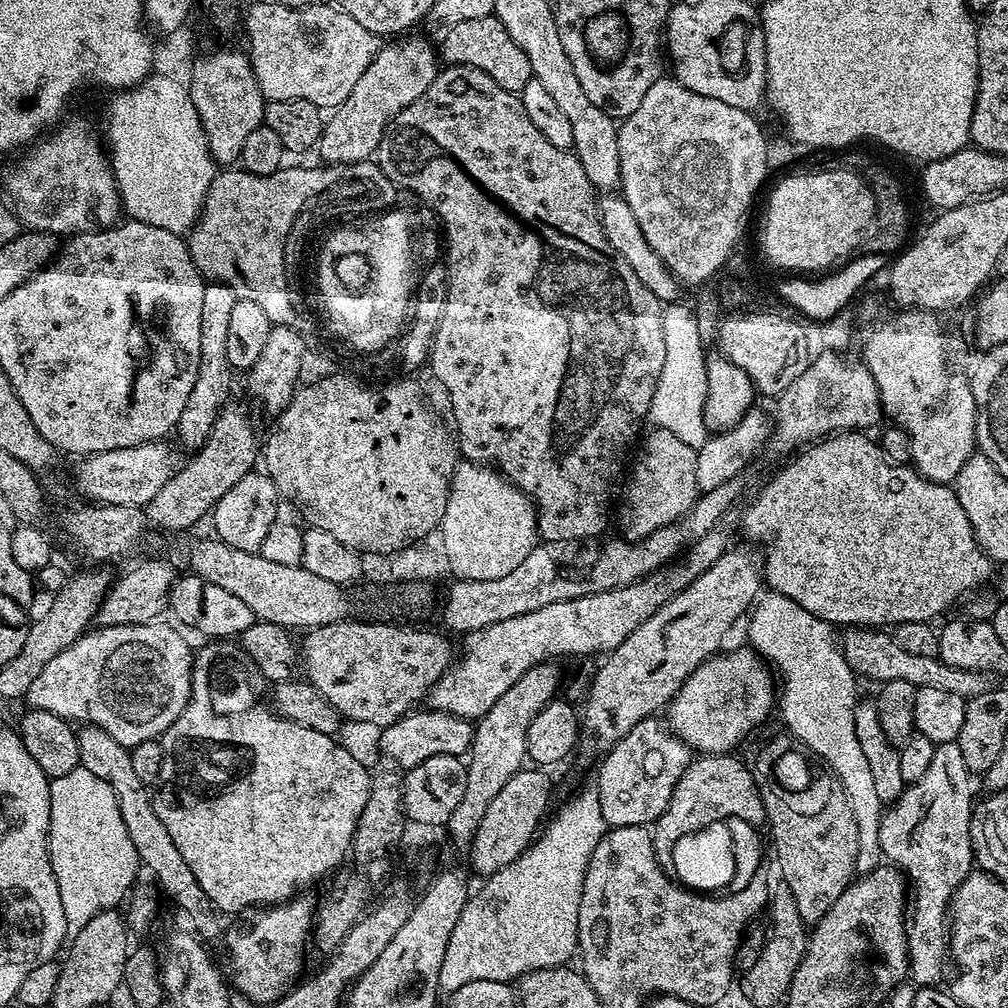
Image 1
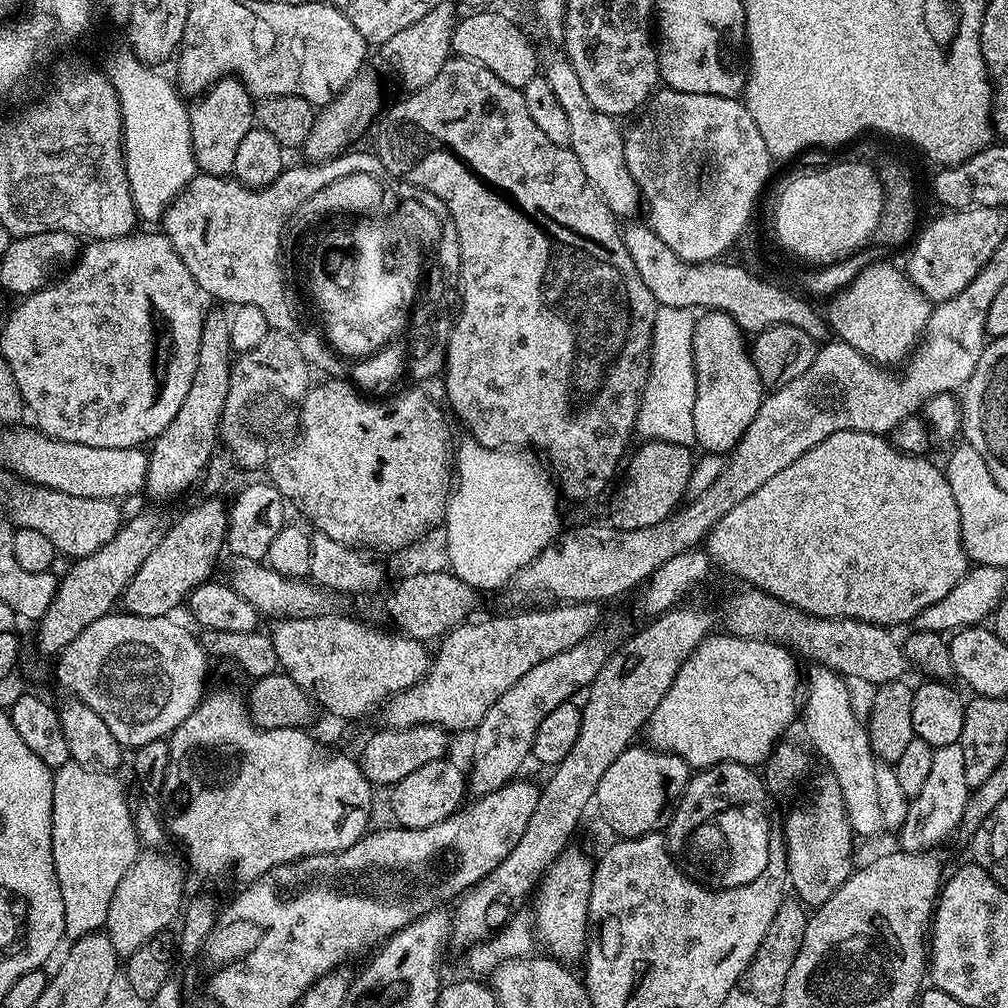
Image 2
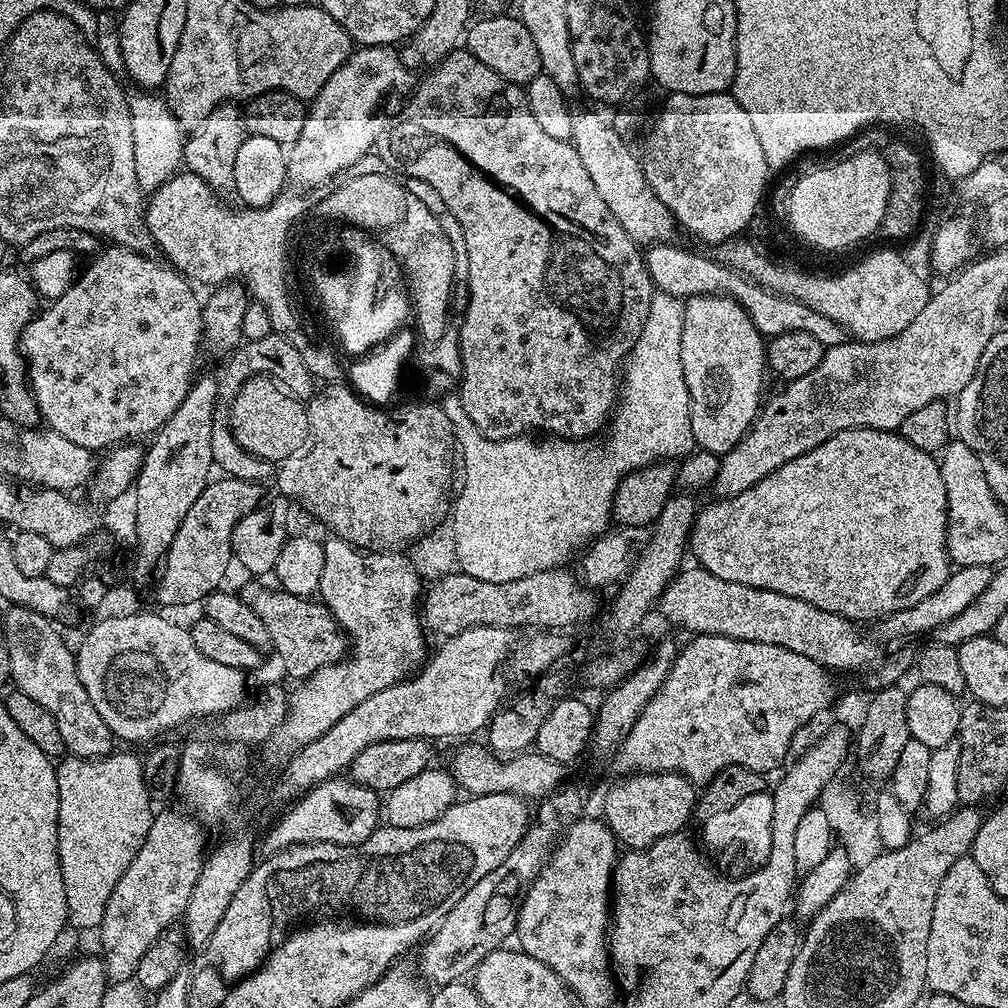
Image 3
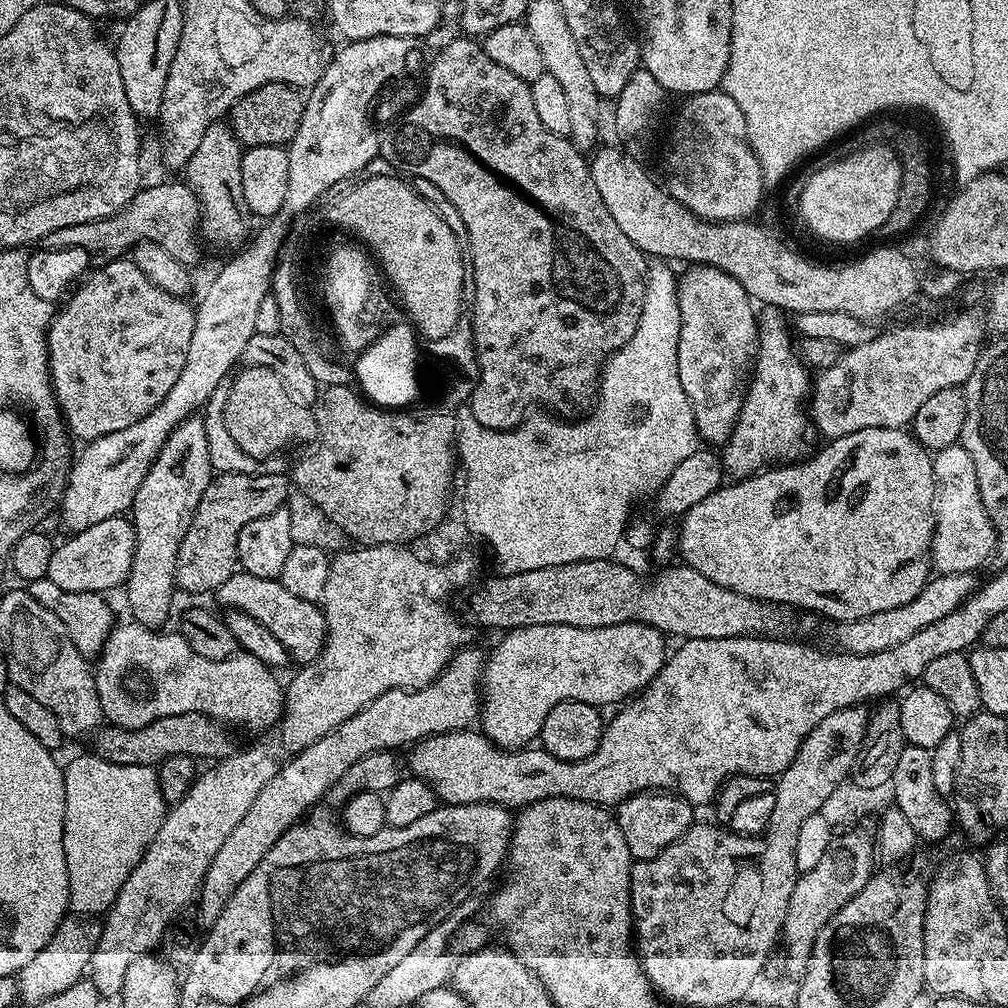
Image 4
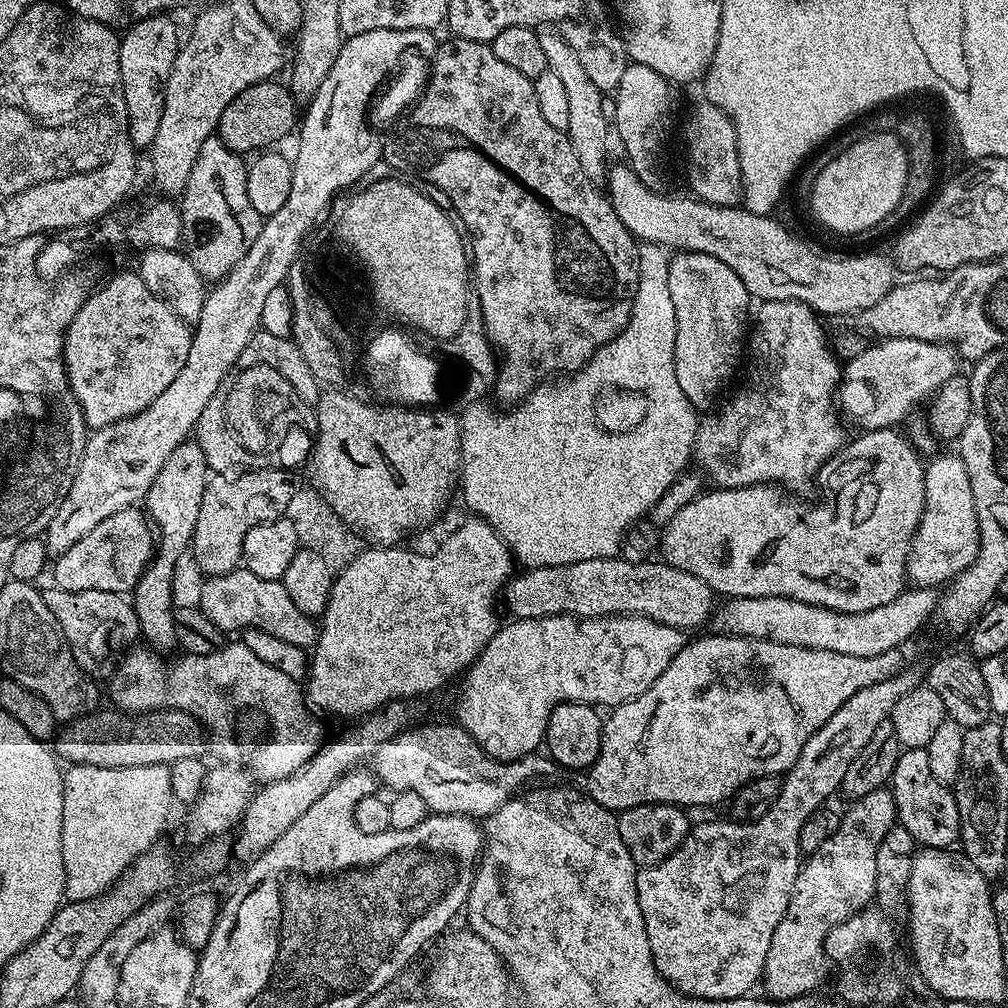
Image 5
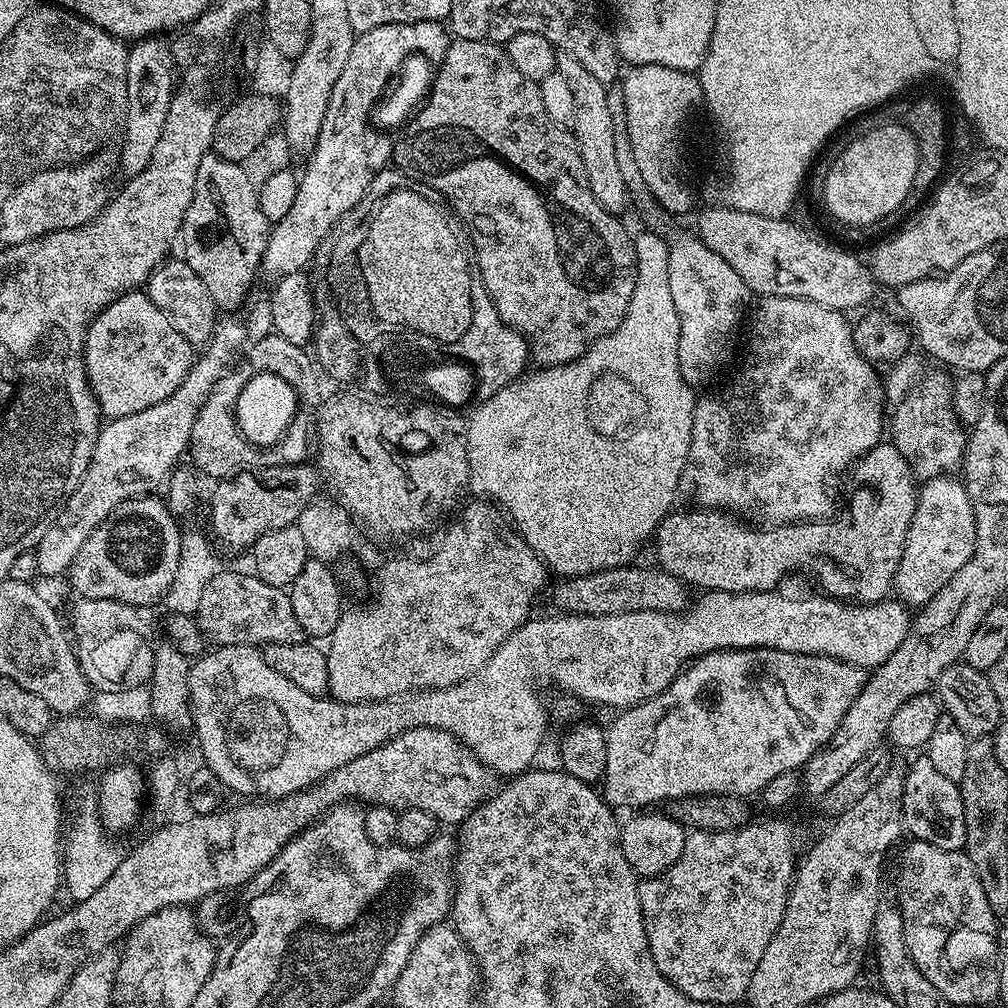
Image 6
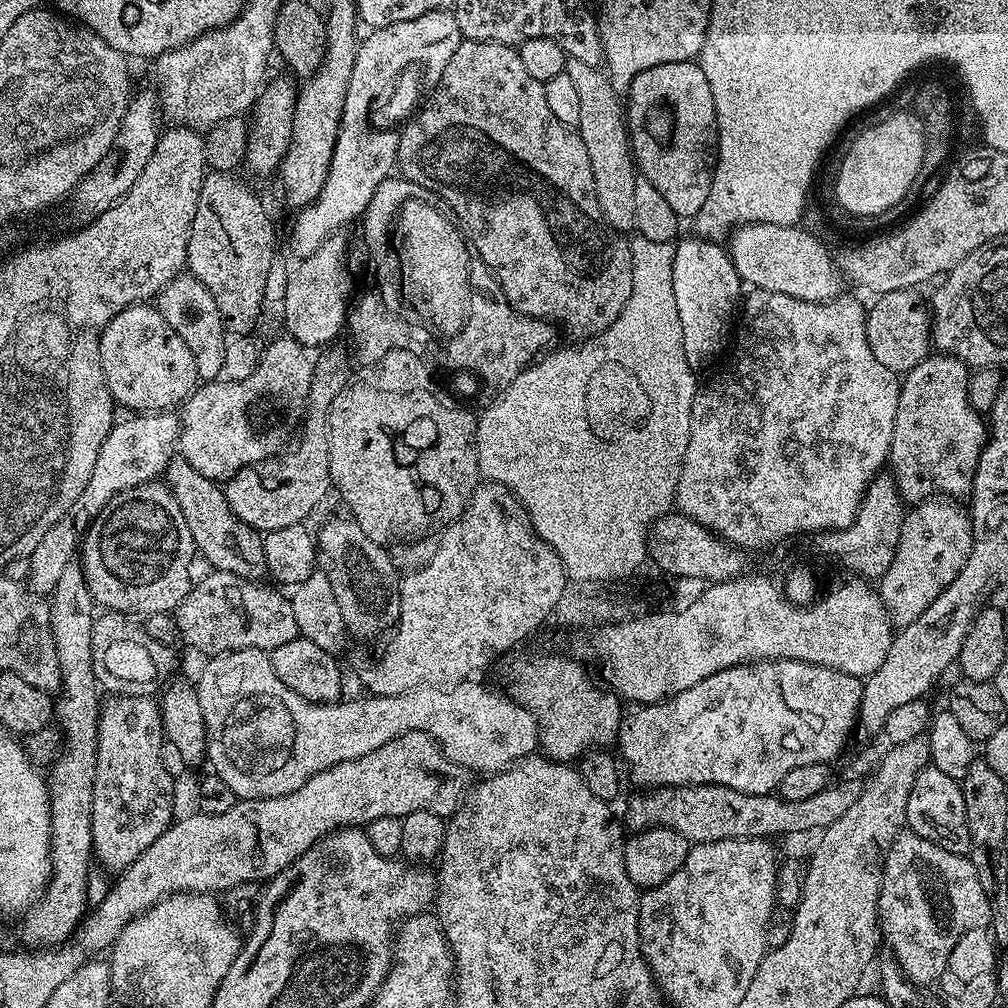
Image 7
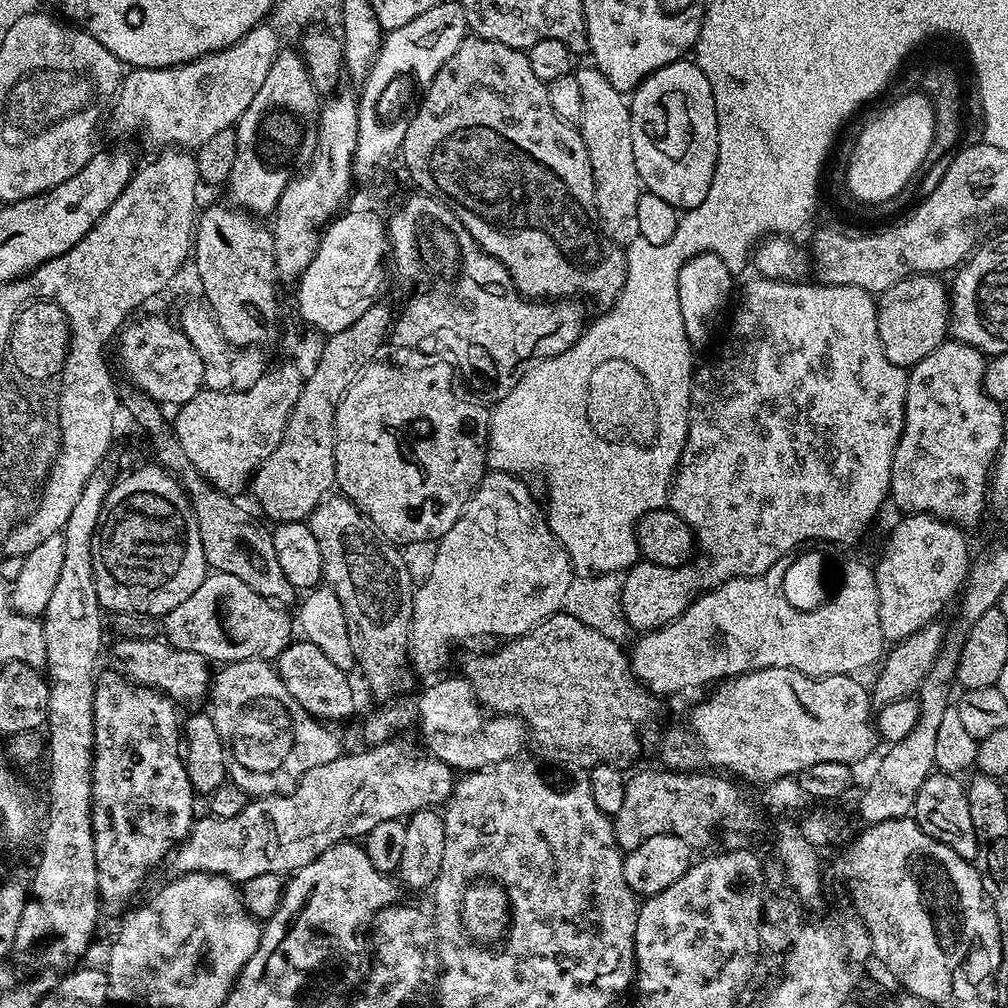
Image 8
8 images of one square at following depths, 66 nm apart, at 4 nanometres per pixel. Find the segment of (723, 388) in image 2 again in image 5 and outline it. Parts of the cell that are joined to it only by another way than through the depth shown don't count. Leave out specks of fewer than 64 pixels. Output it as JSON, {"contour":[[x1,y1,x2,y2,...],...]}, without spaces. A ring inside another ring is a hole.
{"contour":[[701,252,675,253,668,265,667,286,676,320,675,378,692,406,703,410,735,370,738,356,743,355,752,297,730,266]]}

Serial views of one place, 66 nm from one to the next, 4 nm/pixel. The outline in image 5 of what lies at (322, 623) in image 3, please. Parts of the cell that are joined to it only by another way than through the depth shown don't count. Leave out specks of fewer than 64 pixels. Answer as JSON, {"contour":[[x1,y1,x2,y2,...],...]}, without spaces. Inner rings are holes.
{"contour":[[238,567,233,572,214,576,203,581,204,589,200,592,198,608,204,612,214,626,218,626,225,634,243,633,246,628,264,630,266,634,274,634,274,638,282,638,282,642,291,642,294,646,308,650,315,645,318,635,318,624,313,617,302,614,298,606,286,594,280,580,258,578,246,567]]}

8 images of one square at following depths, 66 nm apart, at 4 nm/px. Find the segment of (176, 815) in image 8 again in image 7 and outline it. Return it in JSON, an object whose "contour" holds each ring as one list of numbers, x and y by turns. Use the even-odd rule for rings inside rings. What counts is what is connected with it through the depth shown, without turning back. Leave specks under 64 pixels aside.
{"contour":[[118,696,109,701,101,707,96,739,92,846,98,864,119,874,174,823,174,776,164,763,166,739,159,703,146,696]]}

